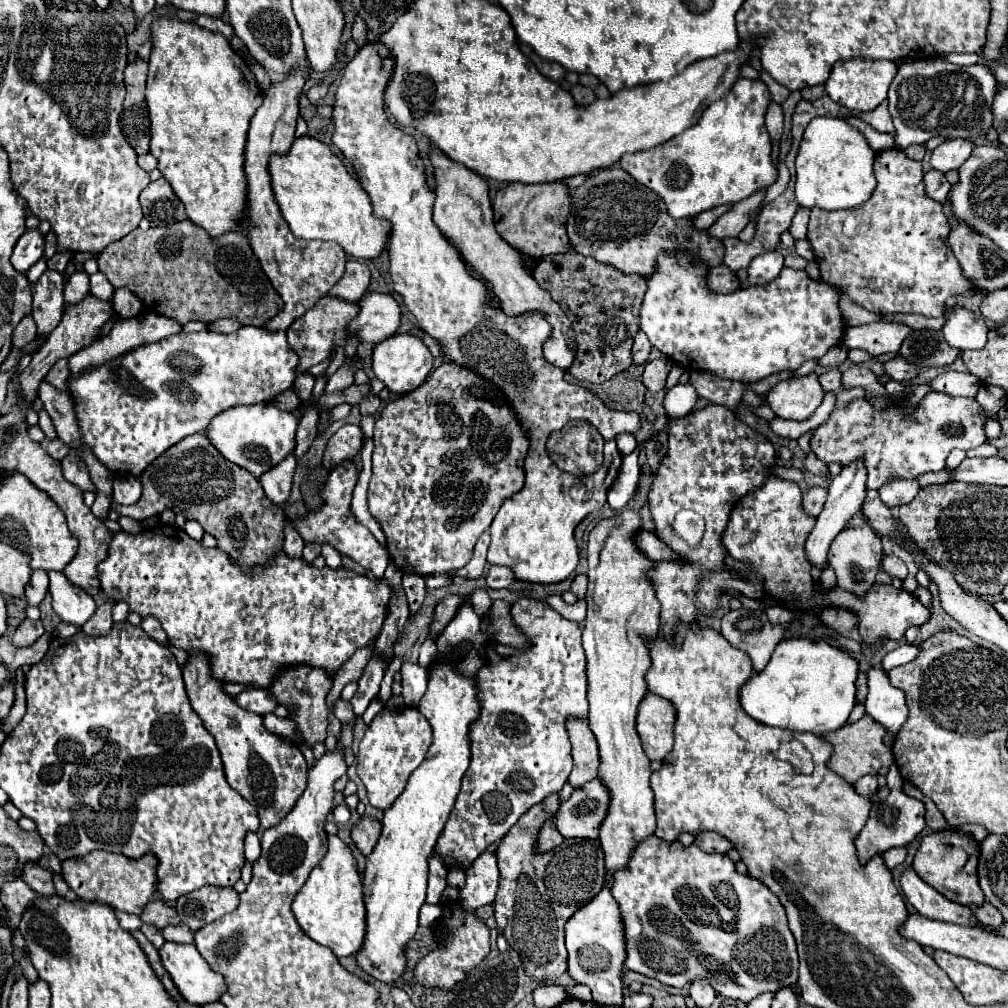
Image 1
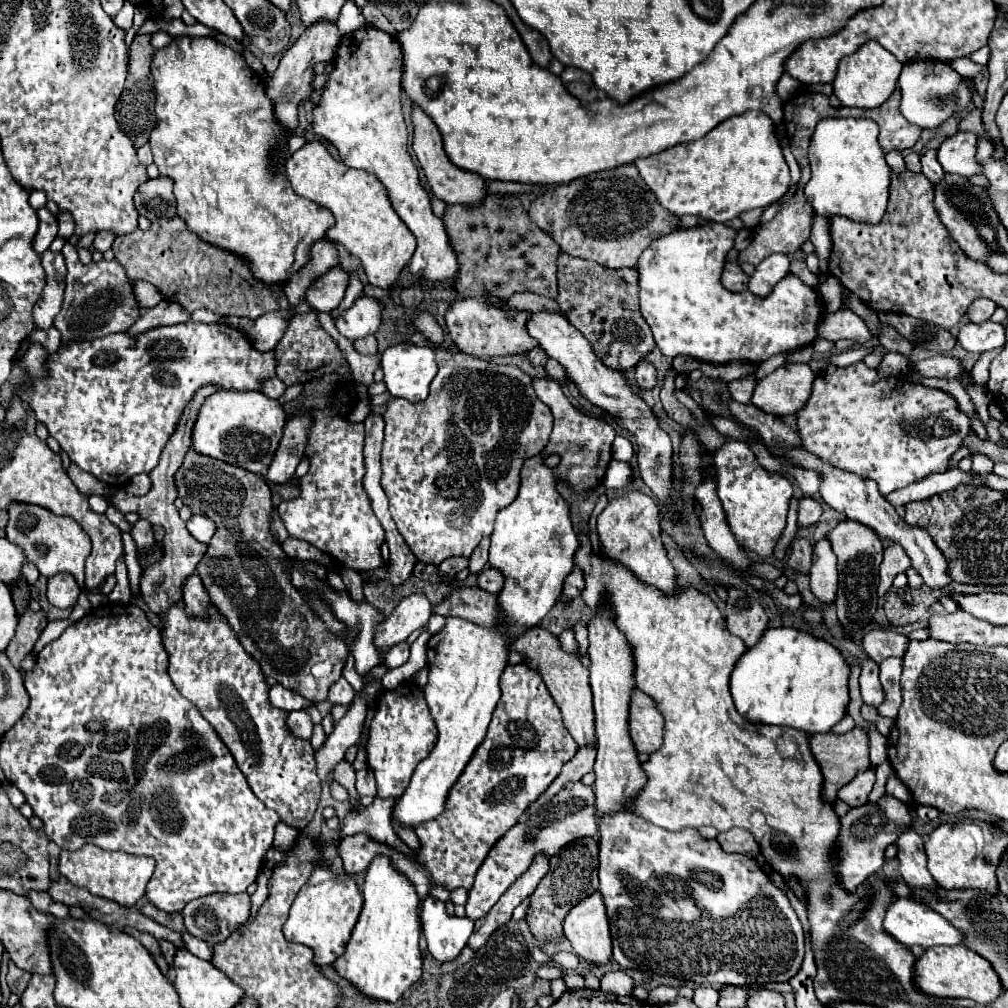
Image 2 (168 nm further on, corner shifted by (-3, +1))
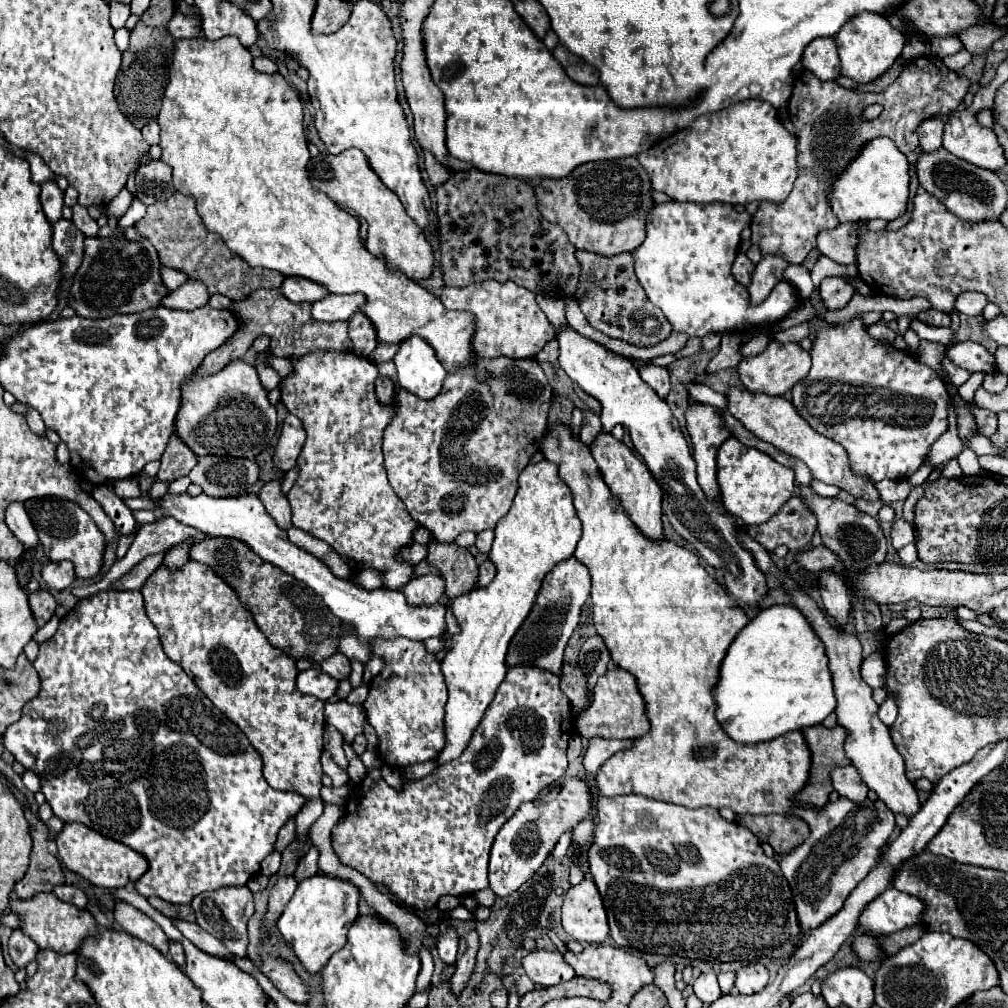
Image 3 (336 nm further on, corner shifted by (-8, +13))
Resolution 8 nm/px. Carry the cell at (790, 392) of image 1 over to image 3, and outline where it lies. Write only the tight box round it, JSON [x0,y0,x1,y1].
[737,341,811,395]

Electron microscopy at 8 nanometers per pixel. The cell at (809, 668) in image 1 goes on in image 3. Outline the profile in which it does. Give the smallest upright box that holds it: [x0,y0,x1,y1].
[713,603,835,743]

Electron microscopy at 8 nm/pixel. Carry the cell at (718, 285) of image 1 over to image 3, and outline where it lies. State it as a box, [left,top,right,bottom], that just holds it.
[733,255,755,287]

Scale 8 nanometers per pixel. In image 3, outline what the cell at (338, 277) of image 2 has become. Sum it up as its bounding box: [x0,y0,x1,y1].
[281,277,327,303]

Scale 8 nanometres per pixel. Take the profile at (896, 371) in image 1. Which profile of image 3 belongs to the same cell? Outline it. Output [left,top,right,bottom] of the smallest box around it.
[947,341,995,373]

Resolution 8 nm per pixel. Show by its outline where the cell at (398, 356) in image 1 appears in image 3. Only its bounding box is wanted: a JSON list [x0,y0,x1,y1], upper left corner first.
[393,337,447,399]

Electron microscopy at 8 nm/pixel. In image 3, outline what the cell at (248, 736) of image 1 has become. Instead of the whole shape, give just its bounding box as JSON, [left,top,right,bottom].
[141,559,323,801]

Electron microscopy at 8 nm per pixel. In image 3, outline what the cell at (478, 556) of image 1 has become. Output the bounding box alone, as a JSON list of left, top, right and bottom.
[475,529,493,553]

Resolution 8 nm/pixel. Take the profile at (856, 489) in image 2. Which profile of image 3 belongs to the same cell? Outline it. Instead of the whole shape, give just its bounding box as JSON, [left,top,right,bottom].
[725,387,879,501]

